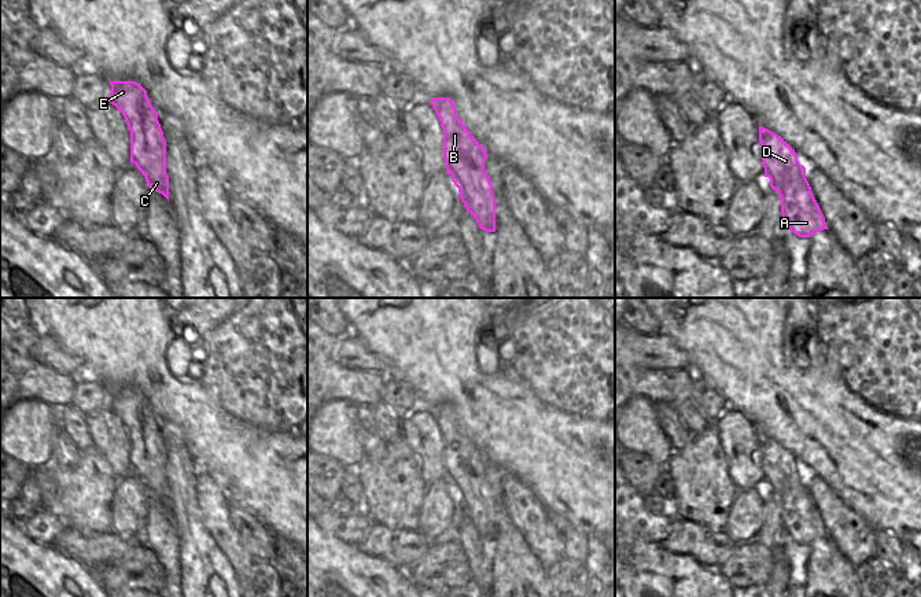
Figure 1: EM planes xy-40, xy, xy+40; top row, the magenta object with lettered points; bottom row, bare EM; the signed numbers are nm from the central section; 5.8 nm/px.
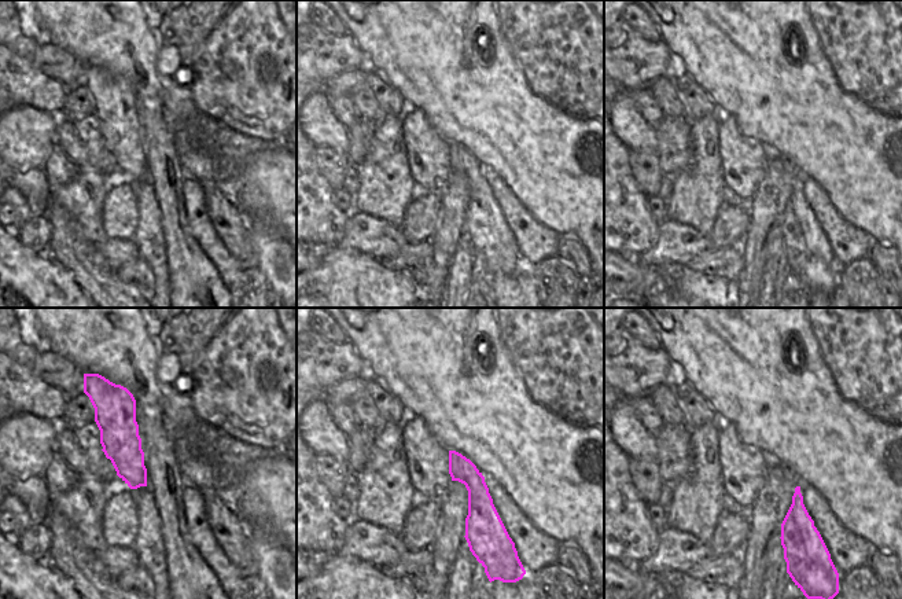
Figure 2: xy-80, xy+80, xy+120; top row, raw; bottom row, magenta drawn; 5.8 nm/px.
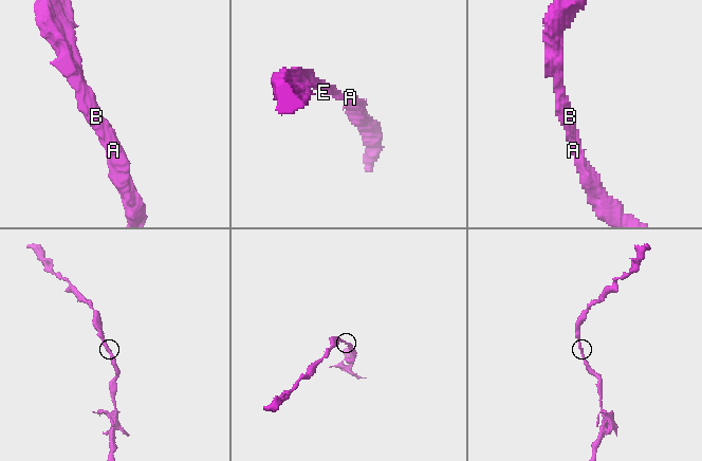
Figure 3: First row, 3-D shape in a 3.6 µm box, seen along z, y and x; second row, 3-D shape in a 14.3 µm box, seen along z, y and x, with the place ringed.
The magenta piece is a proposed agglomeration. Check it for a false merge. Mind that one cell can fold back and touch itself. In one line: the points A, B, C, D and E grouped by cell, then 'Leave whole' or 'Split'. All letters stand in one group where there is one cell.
Groups: A B C D E. Leave whole.

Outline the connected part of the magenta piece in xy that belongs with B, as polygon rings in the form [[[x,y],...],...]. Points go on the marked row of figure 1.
[[[434,97],[430,103],[443,129],[443,159],[446,172],[458,188],[467,211],[480,229],[496,232],[496,198],[485,170],[487,151],[468,132],[450,97]]]

